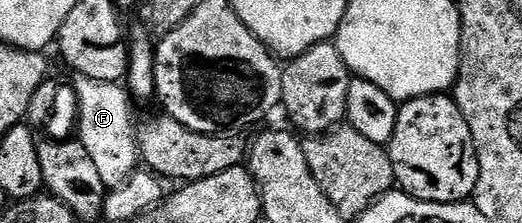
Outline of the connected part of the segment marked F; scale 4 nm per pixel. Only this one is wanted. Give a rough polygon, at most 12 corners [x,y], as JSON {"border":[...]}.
{"border":[[80,77],[78,141],[108,188],[141,166],[132,99]]}

